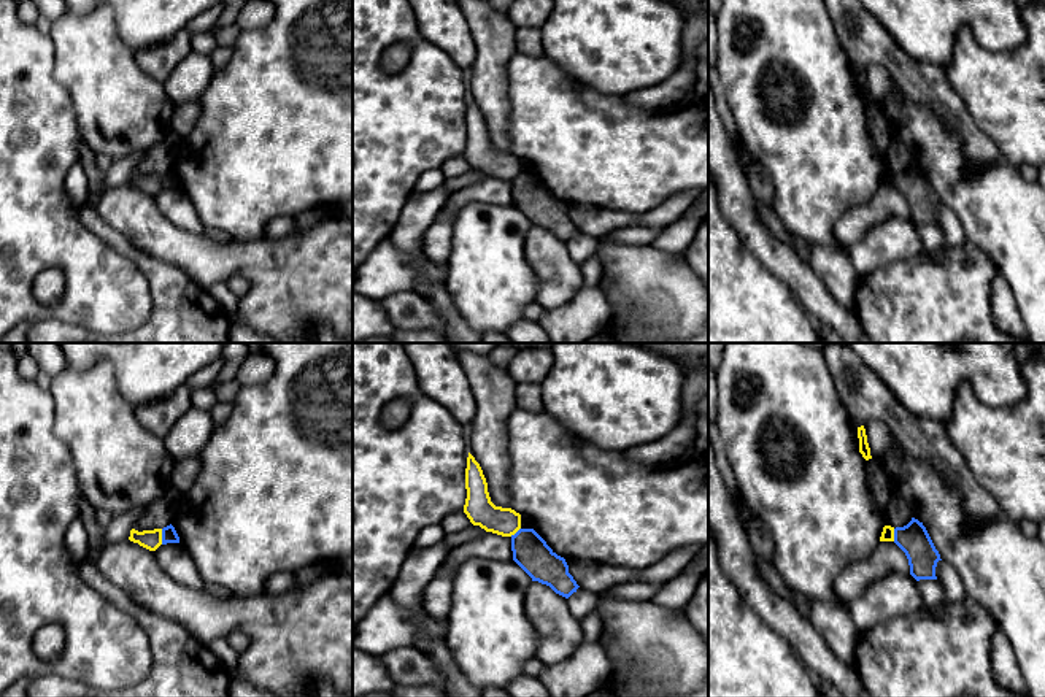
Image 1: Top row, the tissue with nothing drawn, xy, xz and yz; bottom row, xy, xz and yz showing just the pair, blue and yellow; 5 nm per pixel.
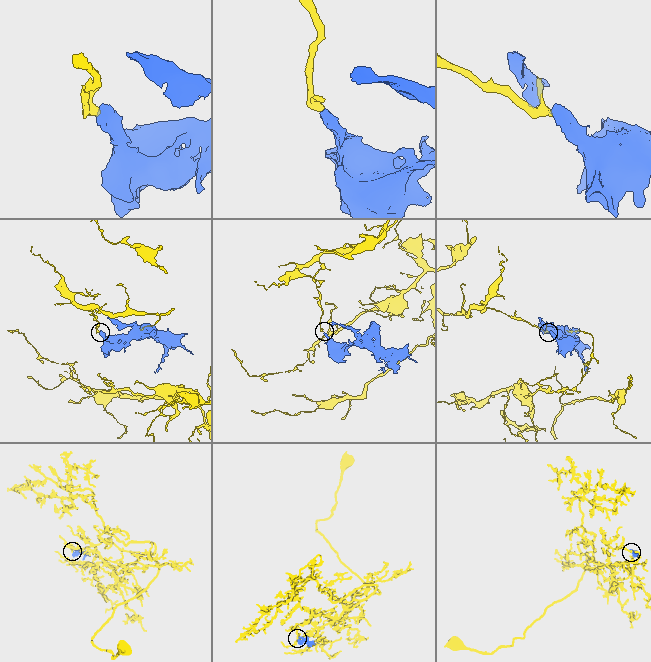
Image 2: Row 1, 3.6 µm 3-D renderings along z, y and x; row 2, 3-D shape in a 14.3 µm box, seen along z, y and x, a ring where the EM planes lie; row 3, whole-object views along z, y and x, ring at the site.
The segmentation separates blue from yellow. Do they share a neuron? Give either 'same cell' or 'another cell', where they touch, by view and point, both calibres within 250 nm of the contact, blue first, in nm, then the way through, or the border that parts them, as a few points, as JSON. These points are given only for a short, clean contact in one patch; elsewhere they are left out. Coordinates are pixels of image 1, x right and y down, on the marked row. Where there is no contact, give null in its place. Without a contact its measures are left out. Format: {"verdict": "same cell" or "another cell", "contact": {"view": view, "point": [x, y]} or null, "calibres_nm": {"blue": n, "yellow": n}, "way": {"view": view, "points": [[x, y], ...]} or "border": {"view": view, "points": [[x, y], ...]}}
{"verdict": "another cell", "contact": {"view": "xy", "point": [162, 537]}, "calibres_nm": {"blue": 80, "yellow": 100}, "border": {"view": "xy", "points": [[161, 529], [162, 543]]}}

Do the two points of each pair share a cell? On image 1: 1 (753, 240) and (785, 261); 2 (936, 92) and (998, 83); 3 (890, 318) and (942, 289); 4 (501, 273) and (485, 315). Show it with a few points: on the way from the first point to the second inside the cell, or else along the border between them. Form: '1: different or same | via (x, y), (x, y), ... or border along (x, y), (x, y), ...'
1: same | via (761, 243), (777, 258)
2: different | border along (942, 70), (947, 83), (975, 121)
3: same | via (902, 308), (915, 308), (929, 300)
4: same | via (491, 283), (488, 305)

